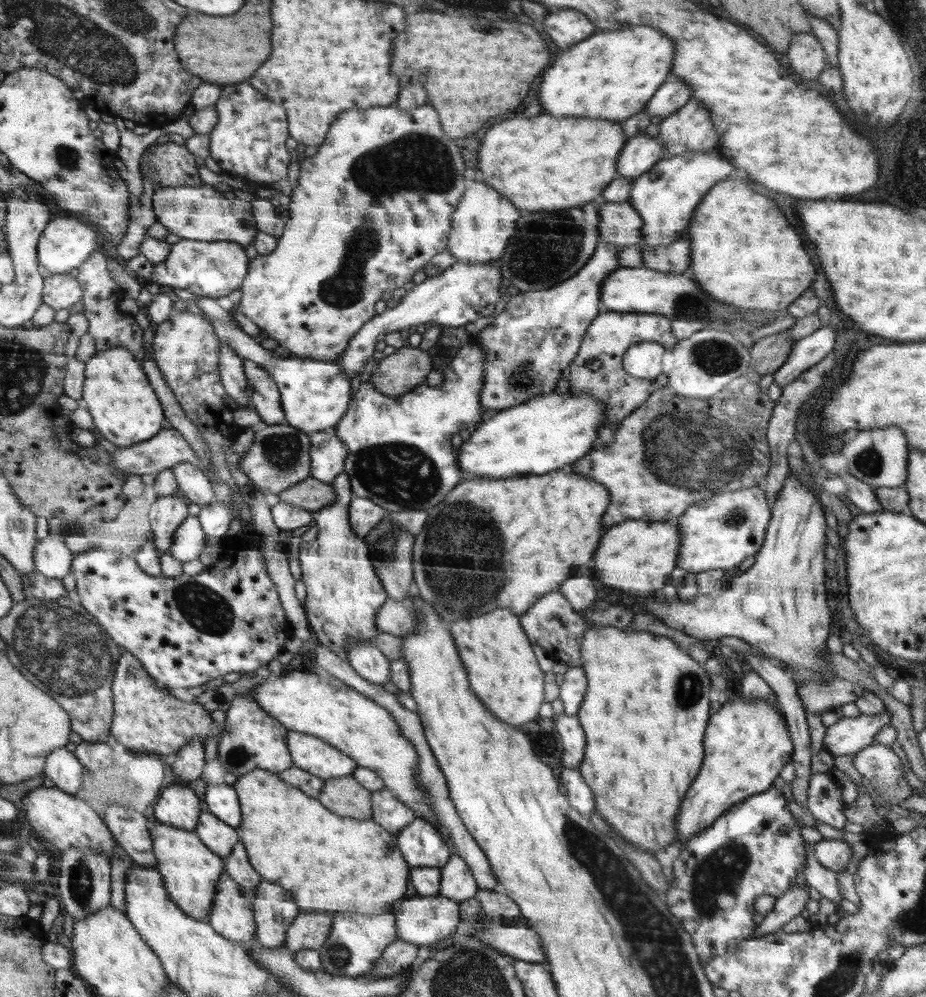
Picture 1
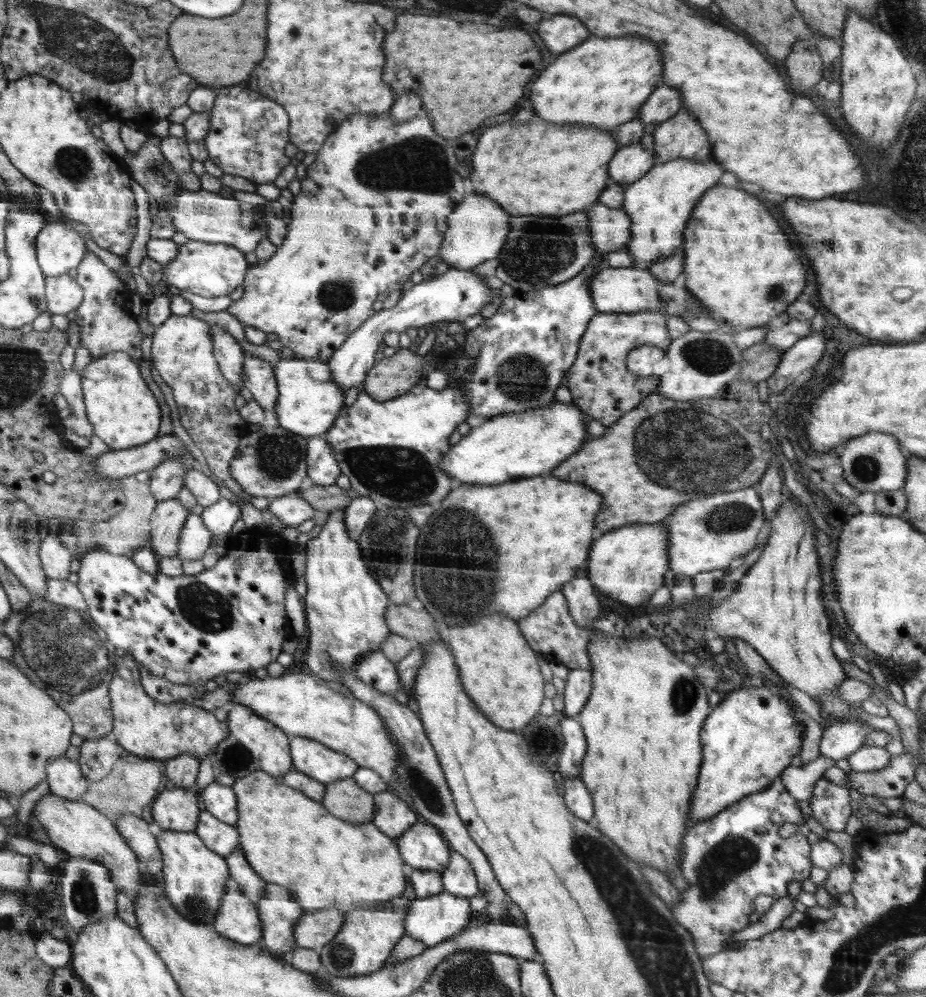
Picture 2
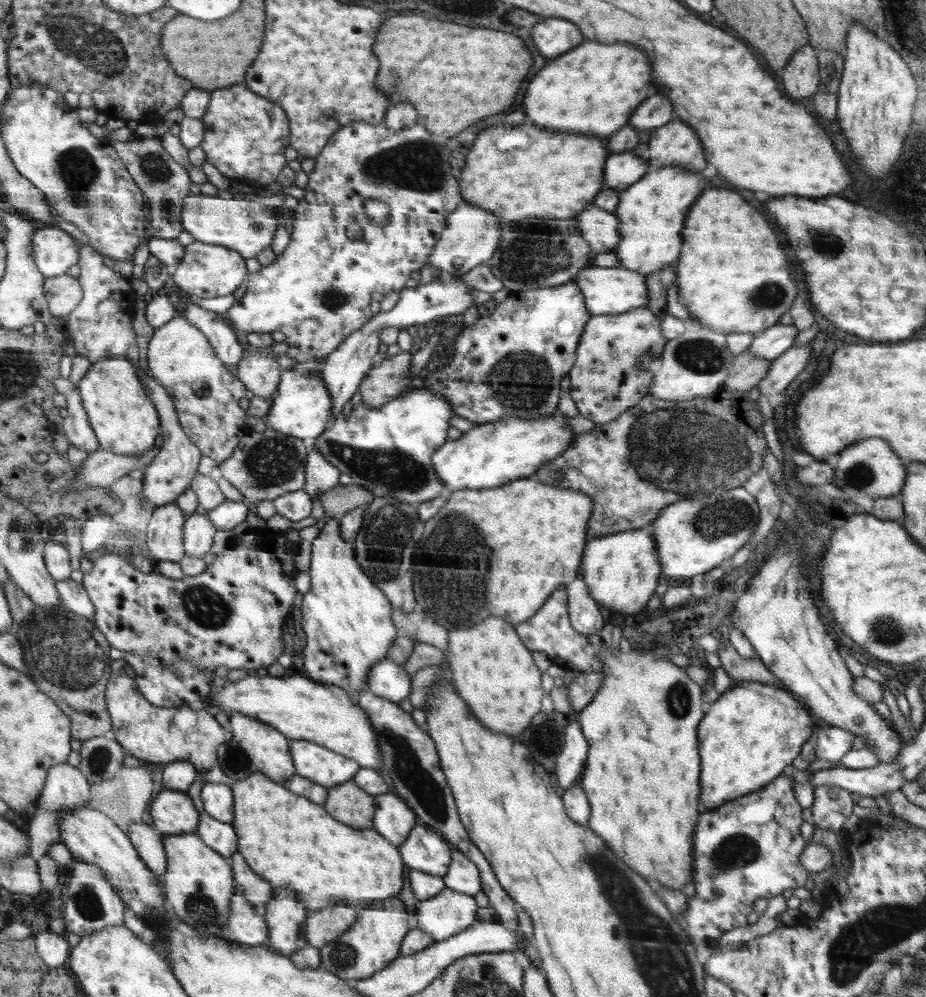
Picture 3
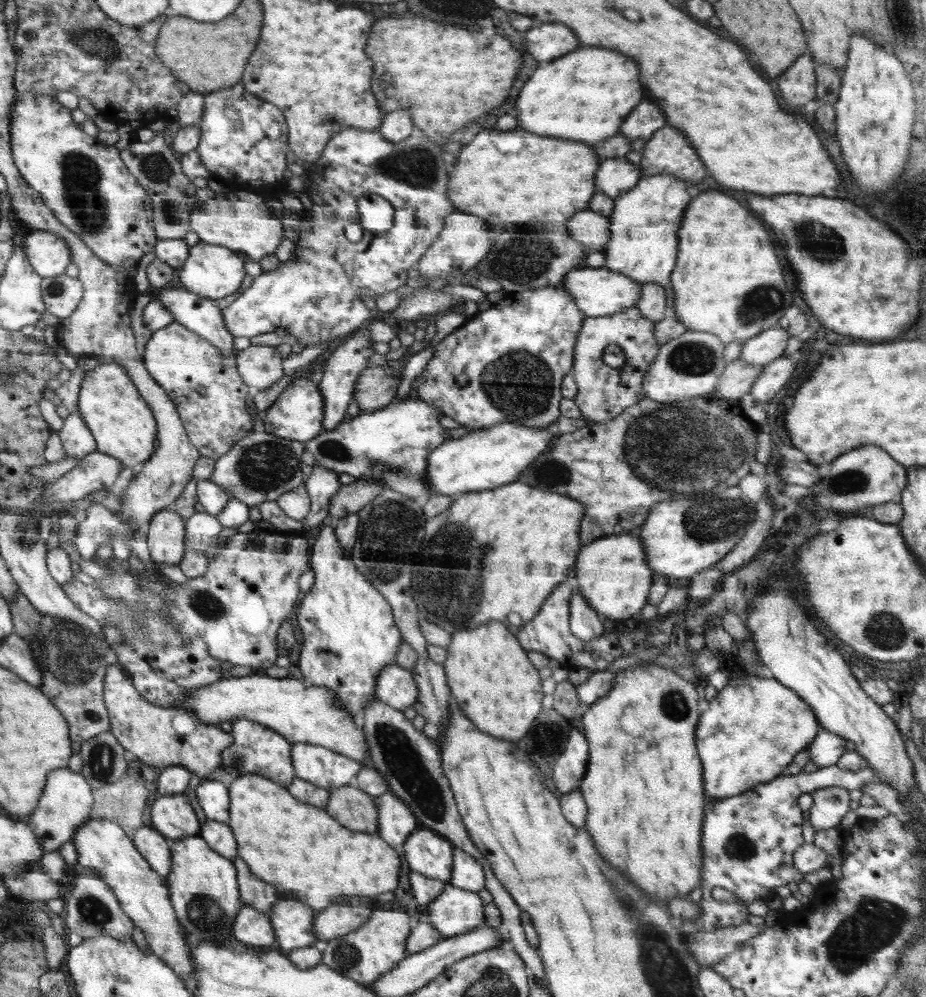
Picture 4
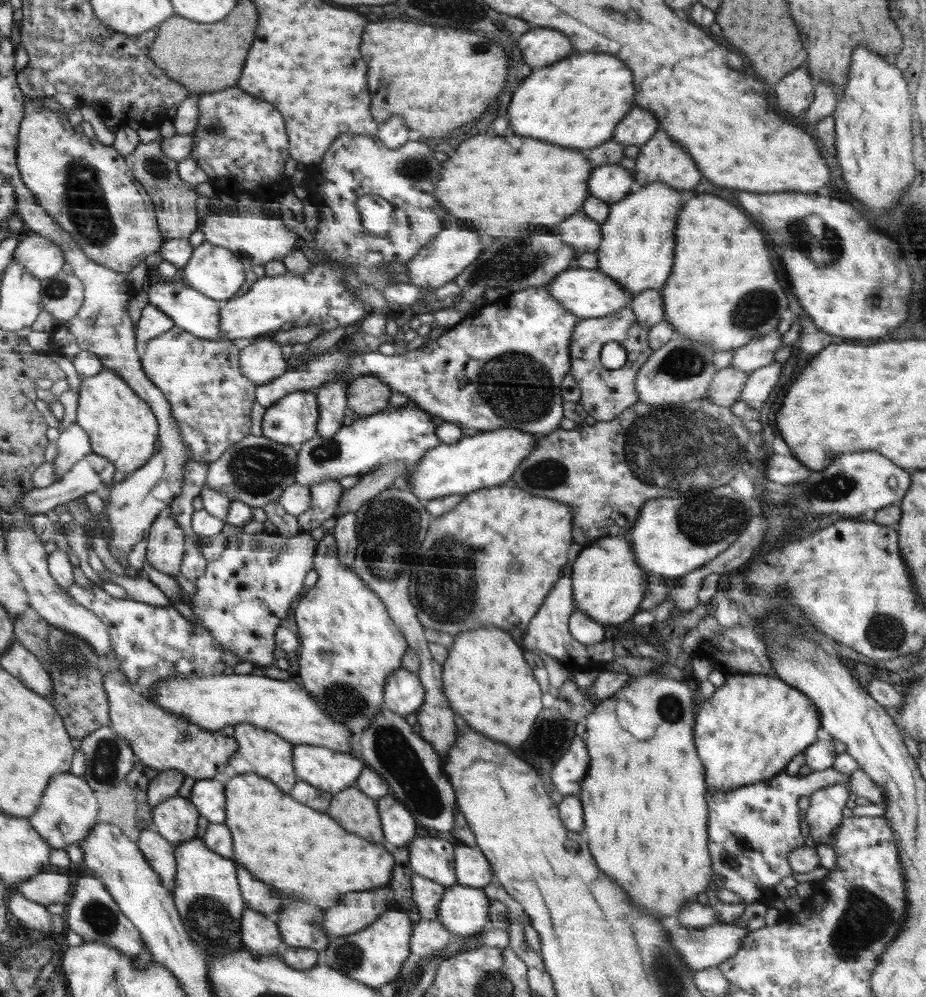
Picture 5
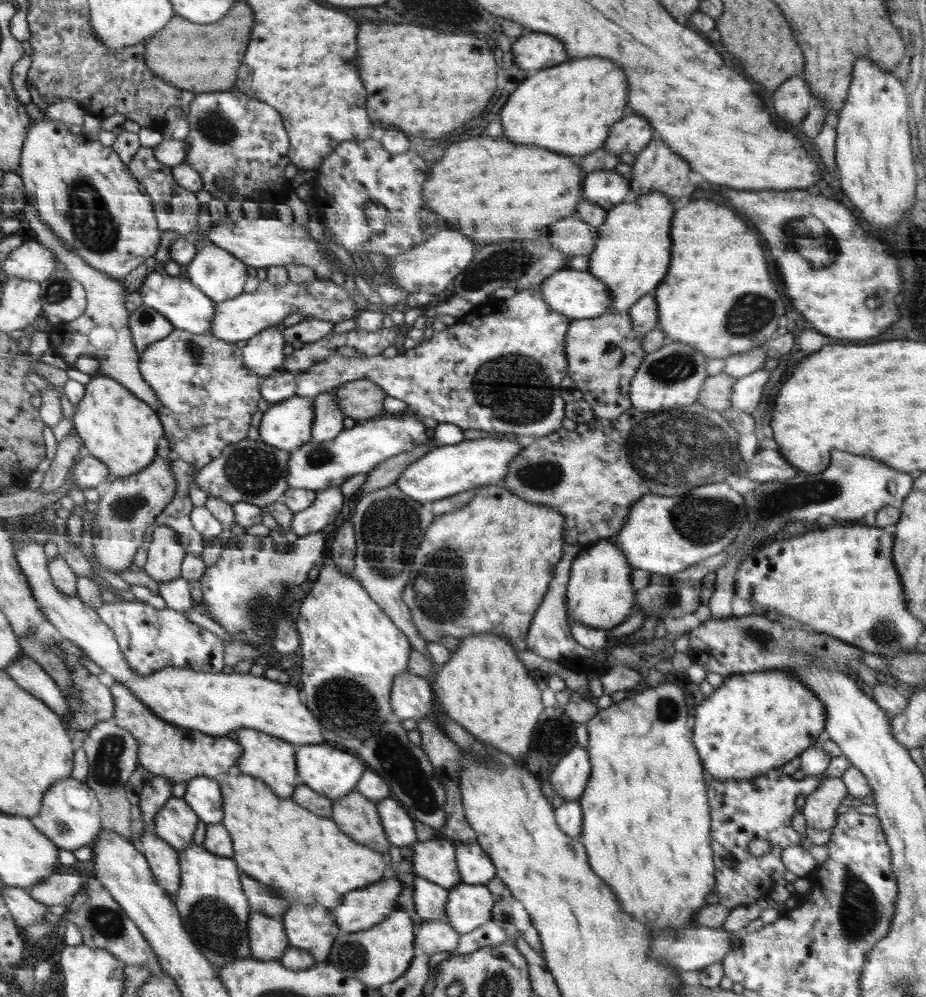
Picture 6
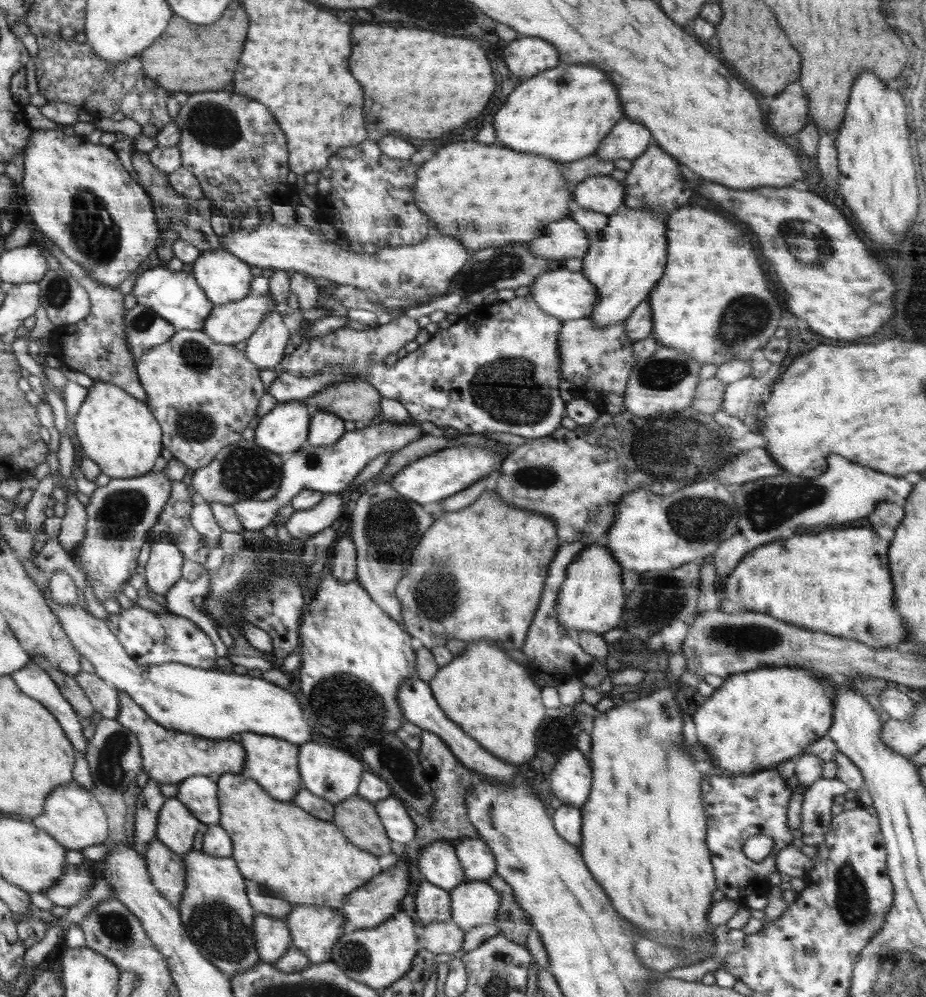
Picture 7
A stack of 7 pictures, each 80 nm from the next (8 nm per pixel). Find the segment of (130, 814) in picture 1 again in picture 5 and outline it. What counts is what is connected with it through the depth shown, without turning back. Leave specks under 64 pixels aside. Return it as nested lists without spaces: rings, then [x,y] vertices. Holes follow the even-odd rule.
[[[150,827],[139,831],[139,848],[150,865],[162,878],[164,888],[173,889],[176,883],[177,862],[175,845],[166,840],[156,828]]]

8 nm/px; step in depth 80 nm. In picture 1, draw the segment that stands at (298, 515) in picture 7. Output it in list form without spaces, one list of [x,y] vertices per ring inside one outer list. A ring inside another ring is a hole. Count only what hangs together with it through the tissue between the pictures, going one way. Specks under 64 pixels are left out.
[[[335,427],[325,428],[321,432],[312,432],[311,438],[311,474],[312,478],[330,484],[343,472],[347,457],[344,441],[338,439]]]

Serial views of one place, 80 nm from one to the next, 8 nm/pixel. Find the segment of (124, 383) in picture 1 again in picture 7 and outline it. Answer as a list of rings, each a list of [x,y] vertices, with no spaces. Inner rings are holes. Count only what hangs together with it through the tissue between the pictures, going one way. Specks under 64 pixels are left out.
[[[95,381],[75,416],[76,438],[86,457],[96,461],[112,479],[148,474],[160,456],[162,426],[150,406],[136,399],[119,385]]]

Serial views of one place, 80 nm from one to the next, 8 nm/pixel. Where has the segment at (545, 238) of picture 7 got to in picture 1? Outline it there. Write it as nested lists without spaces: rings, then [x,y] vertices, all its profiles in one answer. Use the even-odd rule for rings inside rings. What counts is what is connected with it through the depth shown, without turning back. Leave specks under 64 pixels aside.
[[[628,200],[604,202],[599,208],[599,240],[616,246],[638,245],[641,240],[642,219]]]

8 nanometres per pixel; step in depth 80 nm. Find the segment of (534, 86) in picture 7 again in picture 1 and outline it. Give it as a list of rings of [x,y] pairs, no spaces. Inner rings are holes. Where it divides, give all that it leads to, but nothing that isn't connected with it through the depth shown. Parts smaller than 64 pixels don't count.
[[[647,24],[627,26],[618,32],[604,30],[593,33],[576,46],[572,46],[570,50],[566,50],[564,54],[560,54],[554,60],[554,64],[544,72],[542,82],[538,86],[538,100],[544,112],[554,118],[582,116],[621,123],[624,119],[642,111],[658,87],[666,82],[666,76],[670,74],[670,64],[673,61],[673,50],[672,40],[666,38],[661,30]]]

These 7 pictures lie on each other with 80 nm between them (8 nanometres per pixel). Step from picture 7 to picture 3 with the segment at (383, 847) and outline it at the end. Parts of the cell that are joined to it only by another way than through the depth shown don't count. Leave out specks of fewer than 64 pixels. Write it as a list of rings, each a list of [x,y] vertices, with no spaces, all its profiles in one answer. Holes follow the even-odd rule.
[[[352,781],[341,783],[327,792],[323,807],[332,812],[336,820],[352,824],[352,828],[374,828],[375,795],[364,792]]]

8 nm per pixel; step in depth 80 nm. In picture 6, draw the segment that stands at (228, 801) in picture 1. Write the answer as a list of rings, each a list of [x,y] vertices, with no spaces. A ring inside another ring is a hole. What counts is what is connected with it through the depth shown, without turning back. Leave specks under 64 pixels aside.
[[[204,776],[186,784],[183,799],[208,825],[222,822],[224,816],[223,791],[218,782]]]

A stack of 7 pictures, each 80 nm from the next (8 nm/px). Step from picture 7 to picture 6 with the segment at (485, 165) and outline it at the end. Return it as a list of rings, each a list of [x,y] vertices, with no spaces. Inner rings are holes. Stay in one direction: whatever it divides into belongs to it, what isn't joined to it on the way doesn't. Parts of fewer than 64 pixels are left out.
[[[486,136],[445,149],[444,156],[432,164],[422,197],[445,228],[472,236],[476,244],[490,244],[502,240],[490,236],[540,238],[547,230],[544,226],[572,217],[581,201],[584,180],[580,158]]]

